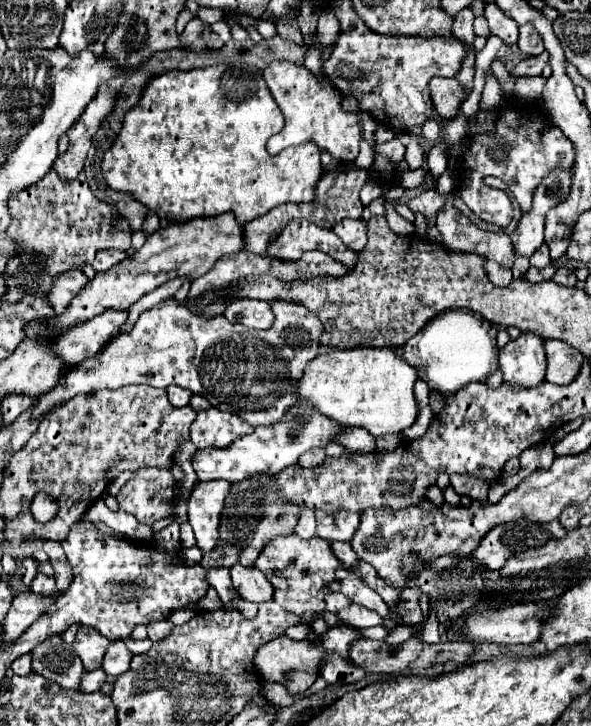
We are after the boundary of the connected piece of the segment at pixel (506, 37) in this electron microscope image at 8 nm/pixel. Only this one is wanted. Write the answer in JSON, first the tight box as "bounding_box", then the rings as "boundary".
{"bounding_box":[484,3,518,45],"boundary":[[[488,3],[484,17],[490,25],[492,35],[498,35],[506,45],[518,43],[518,25],[514,21],[510,21],[510,17],[506,17],[506,13],[502,13],[502,9],[498,9],[494,3]]]}

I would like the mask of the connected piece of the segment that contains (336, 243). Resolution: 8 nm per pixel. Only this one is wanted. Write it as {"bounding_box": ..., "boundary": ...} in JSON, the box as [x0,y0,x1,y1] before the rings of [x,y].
{"bounding_box":[268,219,356,265],"boundary":[[[294,219],[290,221],[280,237],[270,245],[268,255],[278,259],[298,259],[304,251],[324,251],[326,255],[334,257],[336,261],[354,265],[356,253],[350,251],[330,229],[322,229],[306,219]]]}

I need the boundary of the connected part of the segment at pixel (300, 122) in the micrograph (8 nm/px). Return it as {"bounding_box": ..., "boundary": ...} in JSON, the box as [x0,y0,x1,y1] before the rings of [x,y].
{"bounding_box":[262,59,362,161],"boundary":[[[286,59],[272,61],[262,75],[286,119],[284,129],[268,139],[268,153],[276,155],[290,145],[314,141],[320,149],[328,149],[336,161],[354,161],[358,157],[358,145],[362,139],[360,113],[344,109],[342,103],[346,95],[340,93],[326,75],[318,77],[304,69],[304,65],[296,65]]]}

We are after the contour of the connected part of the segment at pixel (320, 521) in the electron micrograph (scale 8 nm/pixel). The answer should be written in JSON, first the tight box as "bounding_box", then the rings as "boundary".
{"bounding_box":[316,513,360,541],"boundary":[[[316,513],[316,533],[322,539],[336,539],[336,541],[350,541],[358,529],[360,513]]]}

